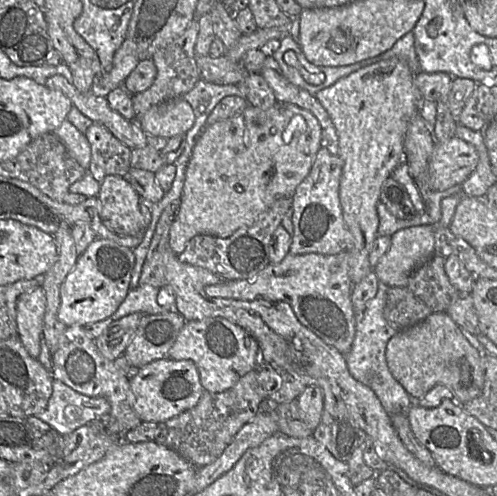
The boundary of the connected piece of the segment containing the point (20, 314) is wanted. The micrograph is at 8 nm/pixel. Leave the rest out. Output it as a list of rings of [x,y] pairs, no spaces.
[[[41,286],[19,296],[16,305],[17,336],[27,352],[37,359],[40,353],[46,297]]]

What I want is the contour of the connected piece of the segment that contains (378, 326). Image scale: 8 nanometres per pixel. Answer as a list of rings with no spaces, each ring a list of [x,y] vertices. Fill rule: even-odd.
[[[379,281],[375,297],[354,310],[355,336],[351,349],[346,355],[346,361],[351,376],[374,391],[383,408],[392,418],[401,412],[406,412],[413,403],[413,399],[393,378],[386,363],[387,344],[398,332],[385,317],[388,288],[389,286]]]

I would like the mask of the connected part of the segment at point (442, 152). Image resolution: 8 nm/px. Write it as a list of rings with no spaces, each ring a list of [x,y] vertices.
[[[454,136],[443,143],[433,144],[429,164],[429,188],[431,191],[444,191],[455,185],[461,185],[475,170],[479,156],[473,145]]]

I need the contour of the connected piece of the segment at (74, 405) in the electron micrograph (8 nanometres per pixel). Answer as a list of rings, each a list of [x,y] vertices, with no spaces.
[[[54,380],[47,406],[35,416],[60,435],[67,435],[109,412],[110,403],[104,397],[80,394],[63,382]]]

